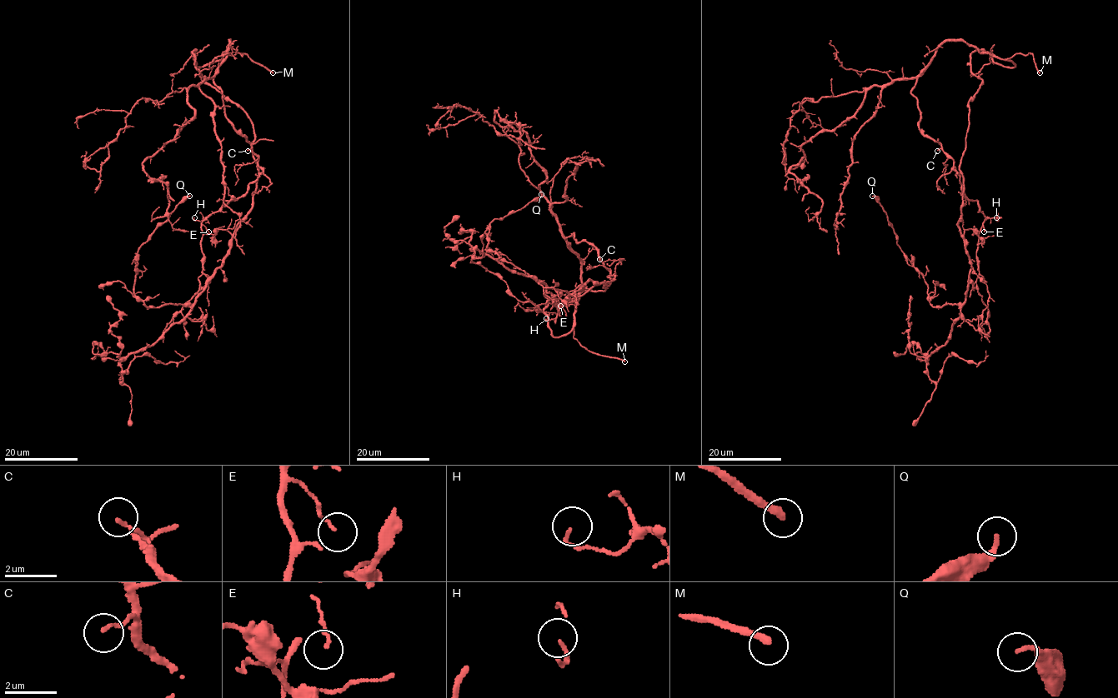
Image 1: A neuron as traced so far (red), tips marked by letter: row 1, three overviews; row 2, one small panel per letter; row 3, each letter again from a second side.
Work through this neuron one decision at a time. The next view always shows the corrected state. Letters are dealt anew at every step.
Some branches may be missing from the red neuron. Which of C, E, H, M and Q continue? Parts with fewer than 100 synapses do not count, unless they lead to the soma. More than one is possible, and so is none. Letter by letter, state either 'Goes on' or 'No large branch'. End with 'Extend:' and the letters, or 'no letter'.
C: No large branch
E: No large branch
H: No large branch
M: Goes on
Q: No large branch
Extend: M

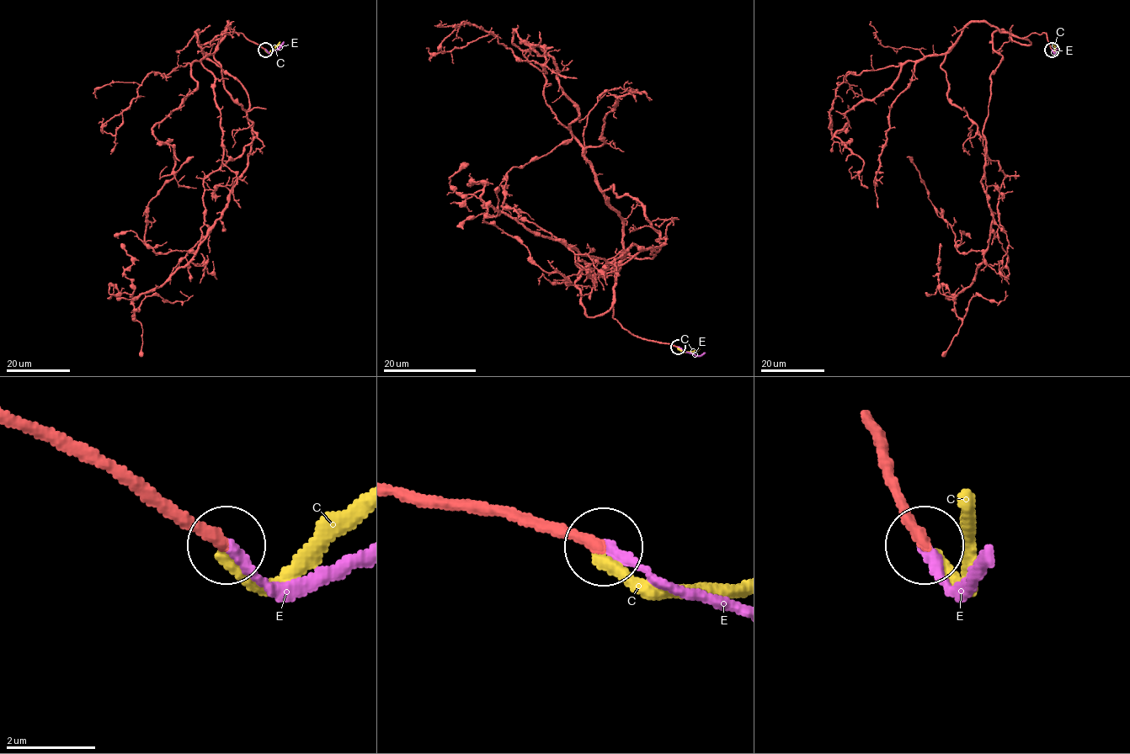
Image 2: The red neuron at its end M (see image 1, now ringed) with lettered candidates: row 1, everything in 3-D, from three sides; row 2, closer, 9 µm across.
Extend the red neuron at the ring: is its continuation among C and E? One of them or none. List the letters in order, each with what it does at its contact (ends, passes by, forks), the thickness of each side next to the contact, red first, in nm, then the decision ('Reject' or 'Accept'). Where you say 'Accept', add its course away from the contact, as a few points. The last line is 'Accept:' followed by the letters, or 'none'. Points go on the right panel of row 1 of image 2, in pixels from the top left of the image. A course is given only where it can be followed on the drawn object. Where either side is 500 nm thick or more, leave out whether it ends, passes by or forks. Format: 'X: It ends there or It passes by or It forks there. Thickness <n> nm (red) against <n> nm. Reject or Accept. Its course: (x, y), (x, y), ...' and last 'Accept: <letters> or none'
C: It ends there. Thickness 280 nm (red) against 300 nm. Reject
E: It ends there. Thickness 280 nm (red) against 280 nm. Accept. Its course: (1052, 50), (1055, 51), (1055, 41)
Accept: E

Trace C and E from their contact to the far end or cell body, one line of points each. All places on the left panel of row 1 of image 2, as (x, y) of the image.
C: (265, 50), (269, 52), (279, 42)
E: (265, 50), (274, 51), (284, 41)

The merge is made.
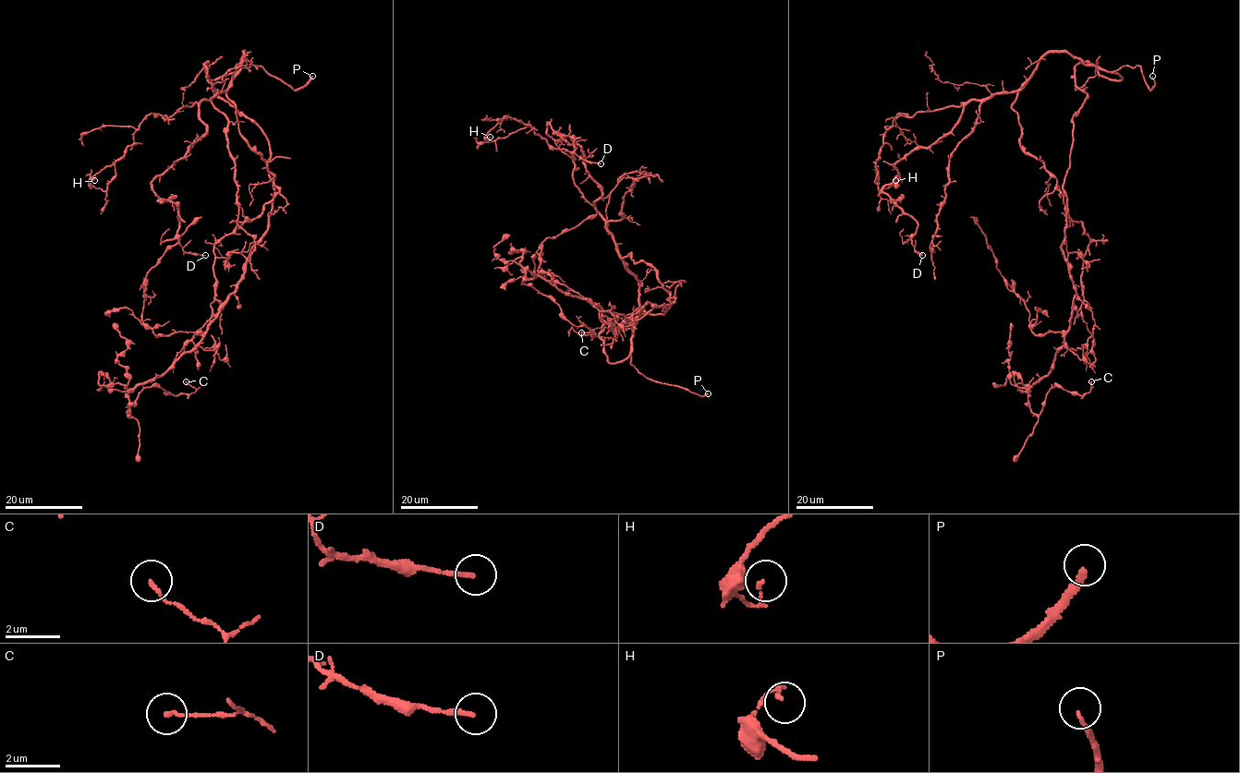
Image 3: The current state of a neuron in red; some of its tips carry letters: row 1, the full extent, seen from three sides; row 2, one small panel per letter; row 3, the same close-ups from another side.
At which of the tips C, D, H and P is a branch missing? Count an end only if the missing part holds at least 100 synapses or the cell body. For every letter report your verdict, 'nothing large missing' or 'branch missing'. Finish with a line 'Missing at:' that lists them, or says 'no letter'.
C: nothing large missing
D: nothing large missing
H: nothing large missing
P: branch missing
Missing at: P

